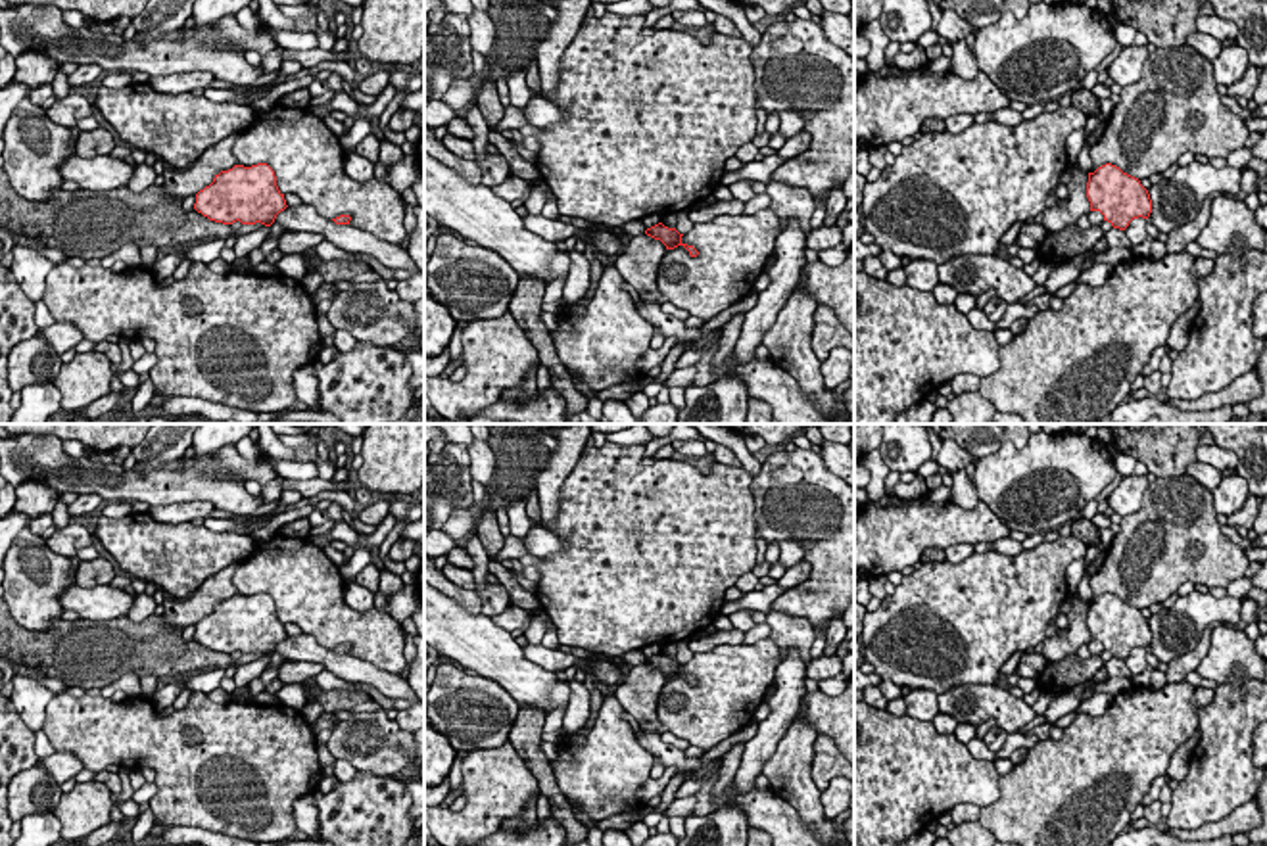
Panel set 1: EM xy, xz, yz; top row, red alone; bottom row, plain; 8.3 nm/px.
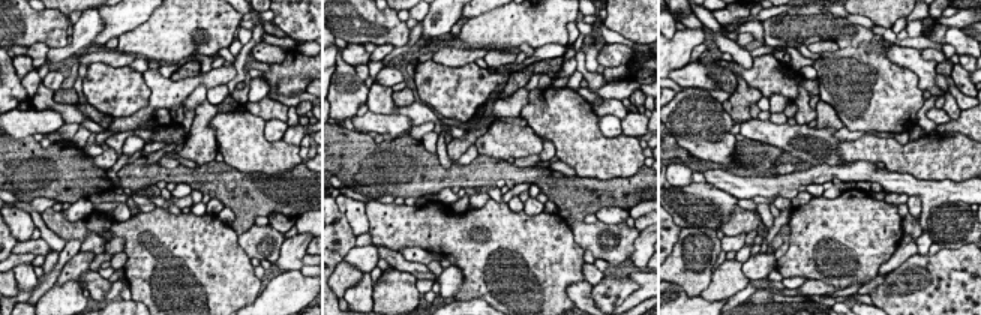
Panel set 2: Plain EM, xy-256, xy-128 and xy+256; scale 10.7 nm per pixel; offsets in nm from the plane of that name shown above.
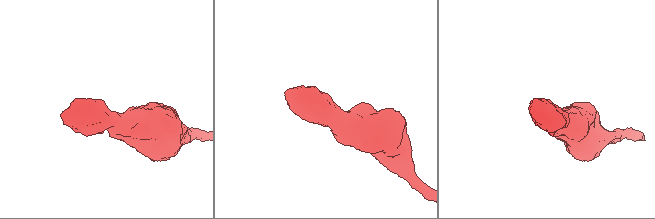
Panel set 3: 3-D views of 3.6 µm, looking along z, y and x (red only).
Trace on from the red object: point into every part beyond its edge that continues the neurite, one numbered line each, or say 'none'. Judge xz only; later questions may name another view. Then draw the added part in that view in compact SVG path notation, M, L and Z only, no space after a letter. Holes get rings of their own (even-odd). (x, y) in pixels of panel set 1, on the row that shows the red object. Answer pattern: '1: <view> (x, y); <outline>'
none

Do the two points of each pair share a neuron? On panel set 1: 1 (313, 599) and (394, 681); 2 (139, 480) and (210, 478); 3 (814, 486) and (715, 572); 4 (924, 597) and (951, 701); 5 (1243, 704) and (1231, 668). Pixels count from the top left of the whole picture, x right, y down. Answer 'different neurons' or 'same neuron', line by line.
1: different neurons
2: same neuron
3: different neurons
4: different neurons
5: different neurons

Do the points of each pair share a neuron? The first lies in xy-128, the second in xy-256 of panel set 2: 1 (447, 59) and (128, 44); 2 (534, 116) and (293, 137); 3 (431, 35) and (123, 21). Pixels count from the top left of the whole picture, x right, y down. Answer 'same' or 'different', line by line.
1: different
2: different
3: different

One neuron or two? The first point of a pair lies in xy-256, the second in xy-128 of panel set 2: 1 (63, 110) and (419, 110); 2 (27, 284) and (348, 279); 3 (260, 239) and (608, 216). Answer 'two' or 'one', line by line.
1: one
2: two
3: two

